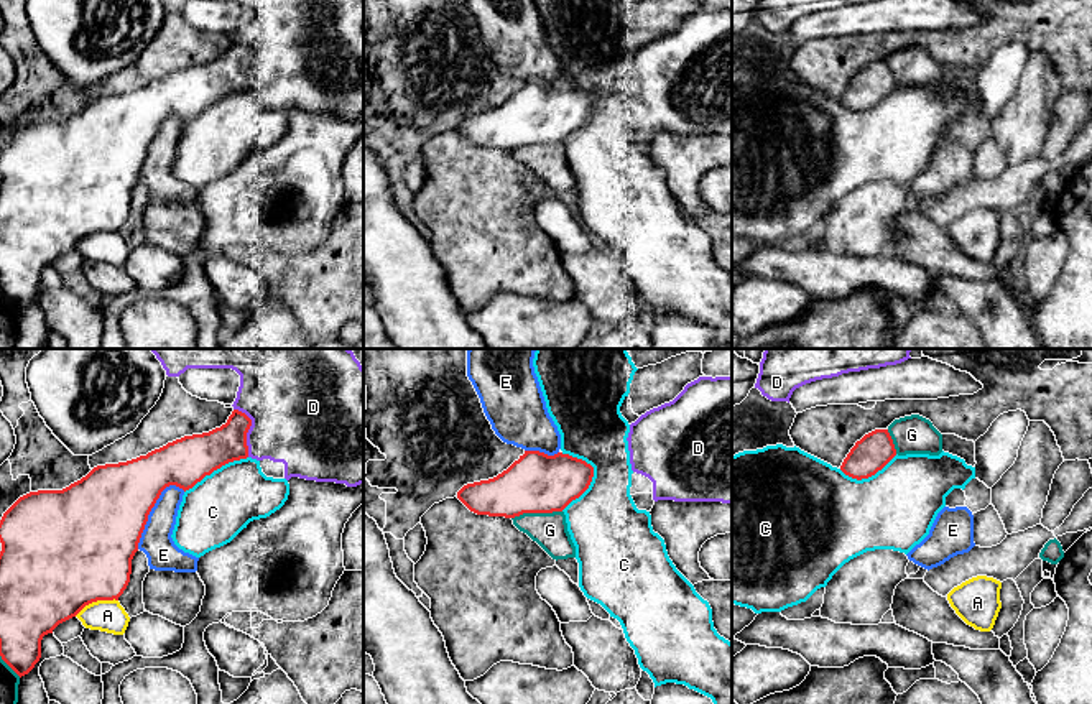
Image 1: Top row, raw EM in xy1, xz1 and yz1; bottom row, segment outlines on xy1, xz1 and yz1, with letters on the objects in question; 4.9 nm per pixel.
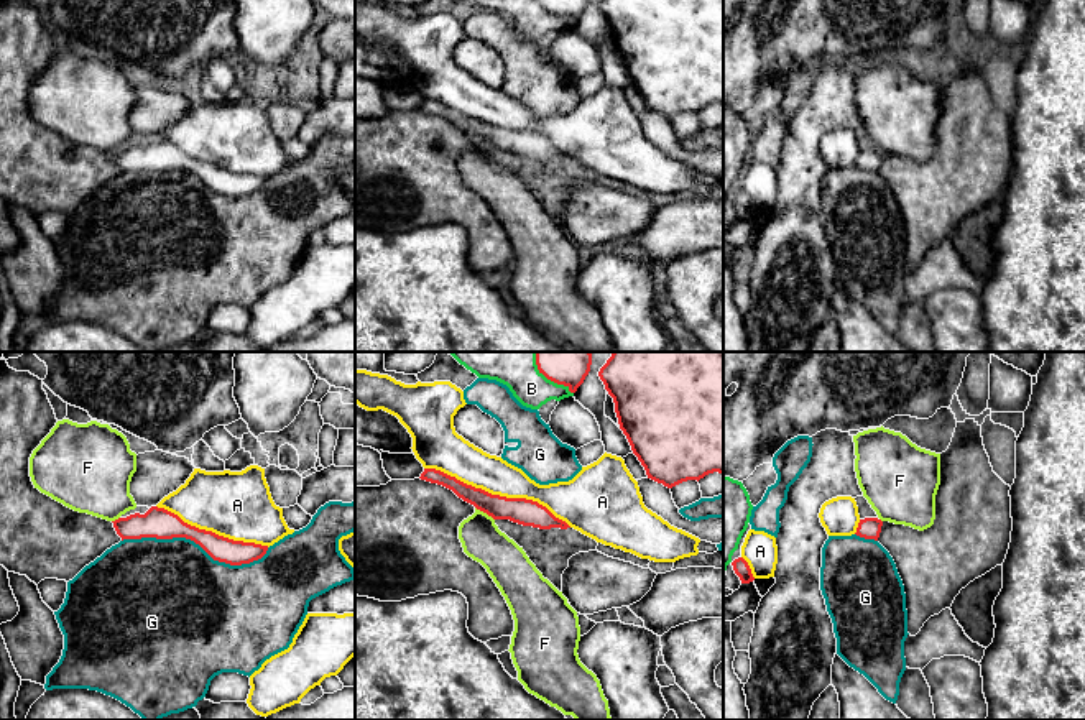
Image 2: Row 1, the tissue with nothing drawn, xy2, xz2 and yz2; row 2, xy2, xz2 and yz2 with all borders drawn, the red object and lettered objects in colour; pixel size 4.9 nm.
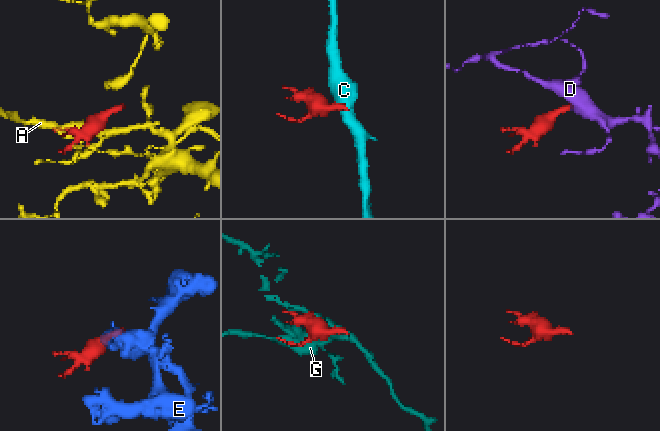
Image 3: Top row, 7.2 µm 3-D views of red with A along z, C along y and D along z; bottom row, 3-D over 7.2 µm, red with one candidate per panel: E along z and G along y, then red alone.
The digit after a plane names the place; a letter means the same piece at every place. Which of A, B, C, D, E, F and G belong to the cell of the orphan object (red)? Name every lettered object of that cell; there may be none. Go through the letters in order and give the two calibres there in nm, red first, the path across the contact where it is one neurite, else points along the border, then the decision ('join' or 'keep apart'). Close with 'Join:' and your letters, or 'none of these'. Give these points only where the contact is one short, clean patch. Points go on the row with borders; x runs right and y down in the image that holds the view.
A: 130 nm thick on the red side, 190 nm on the other; keep apart
B: 280 nm thick on the red side, 280 nm on the other; keep apart
C: 280 nm thick on the red side, 360 nm on the other; border along xz1 (568, 453), (584, 459), (592, 467), (592, 481), (561, 510); keep apart
D: 190 nm thick on the red side, 460 nm on the other; join
E: 420 nm thick on the red side, 160 nm on the other; keep apart
F: 130 nm thick on the red side, 200 nm on the other; border along xz2 (475, 507), (494, 520); keep apart
G: 150 nm thick on the red side, 480 nm on the other; keep apart
Join: D

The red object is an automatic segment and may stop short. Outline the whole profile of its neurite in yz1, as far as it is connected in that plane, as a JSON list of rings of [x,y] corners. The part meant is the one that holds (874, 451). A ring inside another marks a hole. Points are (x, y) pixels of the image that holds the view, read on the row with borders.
[[[875,429],[855,442],[844,459],[840,470],[857,480],[868,479],[895,456],[896,449],[888,429]]]

